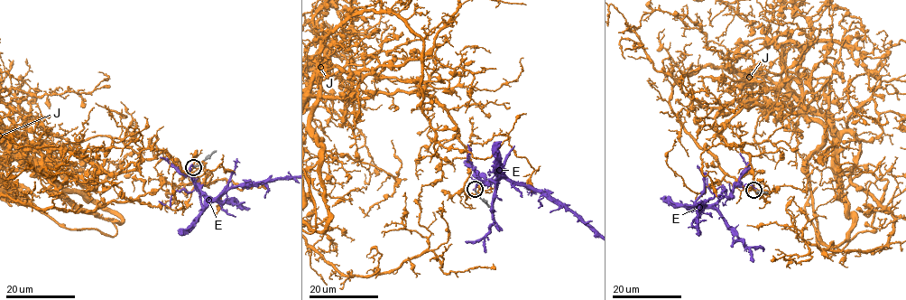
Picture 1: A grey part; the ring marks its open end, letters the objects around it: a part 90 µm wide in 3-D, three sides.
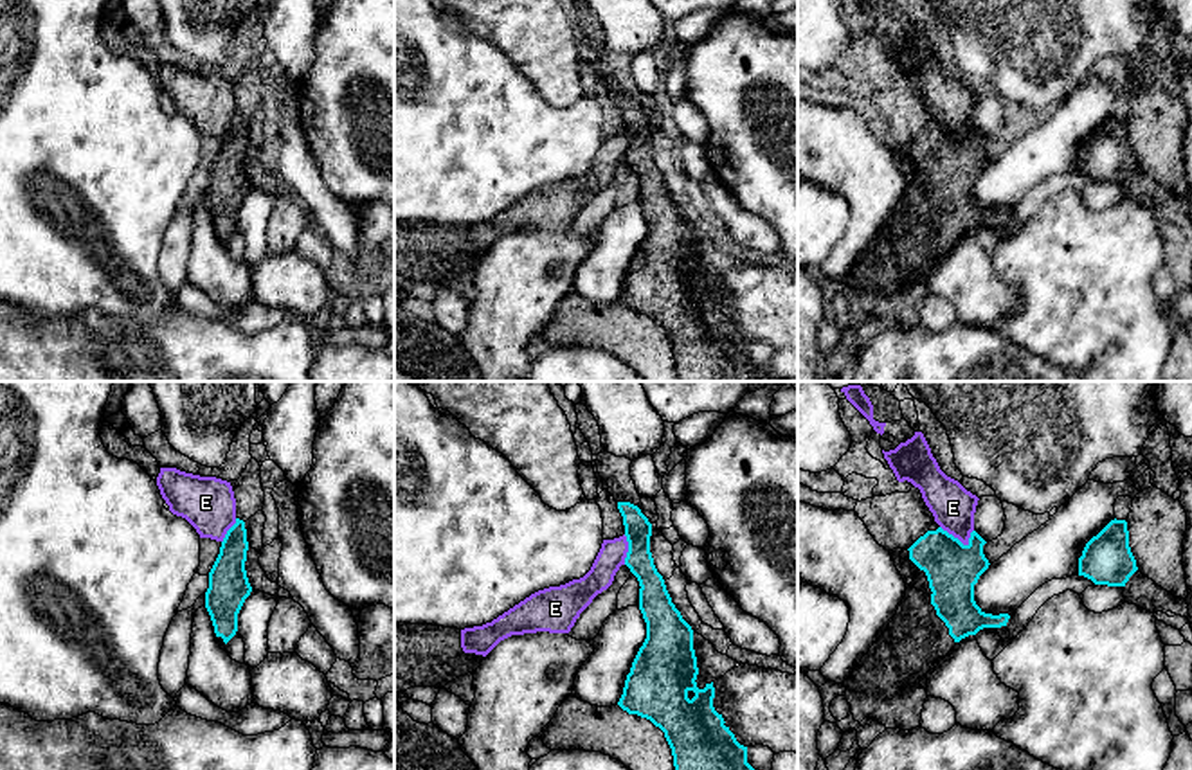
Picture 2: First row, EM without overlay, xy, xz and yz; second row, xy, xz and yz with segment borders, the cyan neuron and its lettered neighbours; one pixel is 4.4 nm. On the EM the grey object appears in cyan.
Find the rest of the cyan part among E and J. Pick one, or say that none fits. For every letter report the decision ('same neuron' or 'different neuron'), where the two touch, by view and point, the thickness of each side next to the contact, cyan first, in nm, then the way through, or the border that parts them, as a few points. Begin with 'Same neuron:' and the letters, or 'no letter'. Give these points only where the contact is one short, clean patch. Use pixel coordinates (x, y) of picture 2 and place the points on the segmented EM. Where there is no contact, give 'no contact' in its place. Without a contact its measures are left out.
Same neuron: no letter
E: different neuron; contact yz (953, 537); calibres 240 and 190 nm; border yz (940, 526), (964, 544), (969, 544)
J: different neuron; no contact

